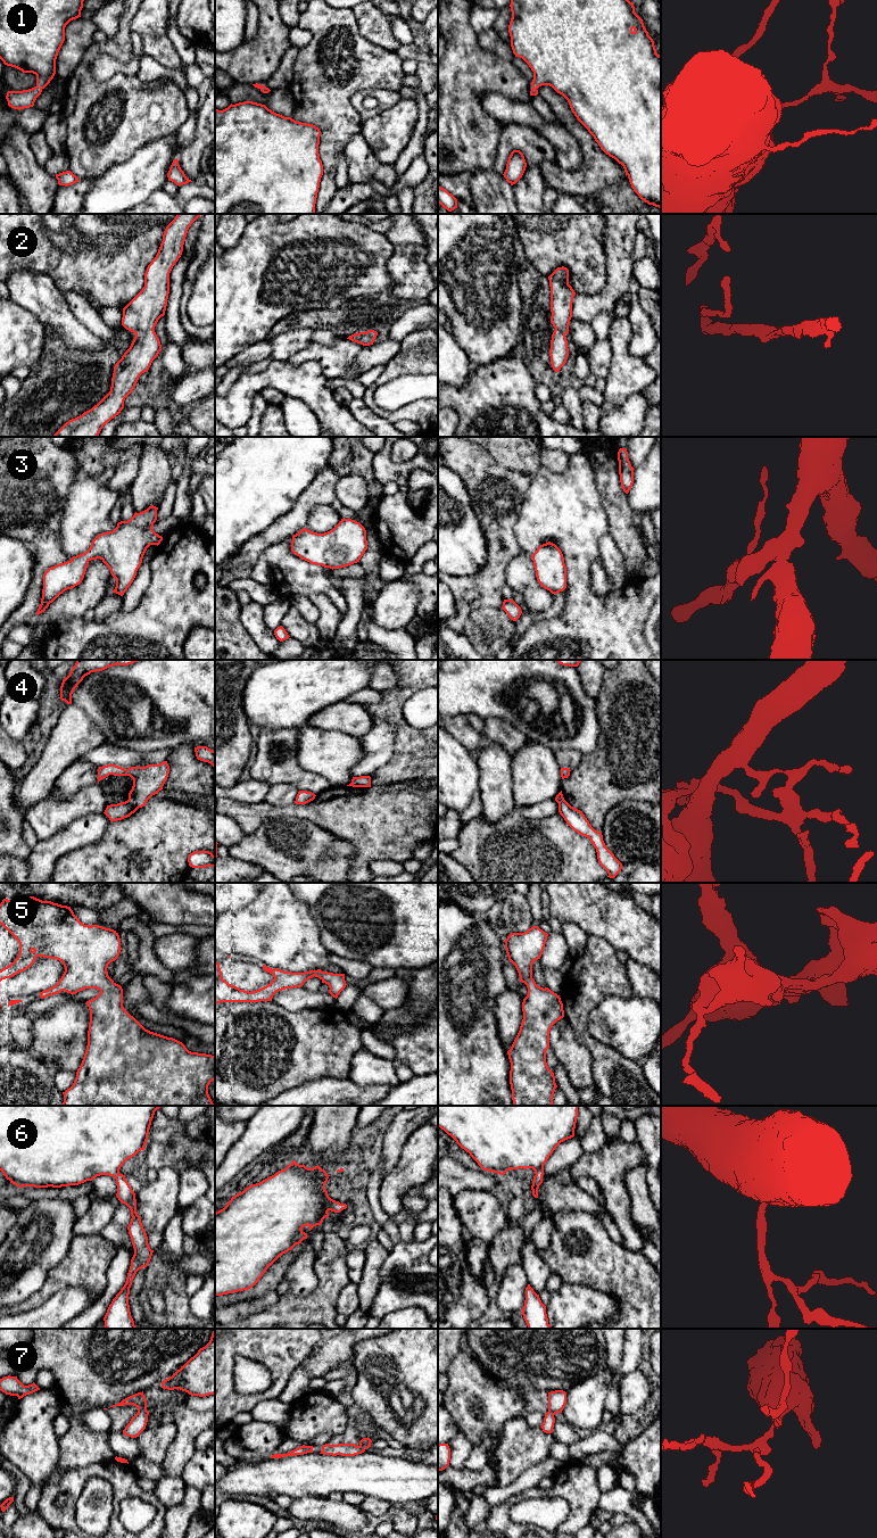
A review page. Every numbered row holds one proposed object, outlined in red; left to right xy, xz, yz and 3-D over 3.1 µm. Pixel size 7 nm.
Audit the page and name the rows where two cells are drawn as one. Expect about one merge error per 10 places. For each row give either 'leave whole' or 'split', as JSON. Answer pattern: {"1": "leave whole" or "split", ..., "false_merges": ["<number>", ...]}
{"1": "leave whole", "2": "leave whole", "3": "leave whole", "4": "split", "5": "leave whole", "6": "leave whole", "7": "leave whole", "false_merges": ["4"]}

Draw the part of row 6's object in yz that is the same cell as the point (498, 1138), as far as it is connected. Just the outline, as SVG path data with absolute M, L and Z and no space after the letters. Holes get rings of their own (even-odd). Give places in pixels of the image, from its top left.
M438 1106L438 1127L444 1130L448 1135L450 1135L456 1143L464 1149L470 1156L478 1163L478 1165L483 1169L493 1173L504 1175L510 1169L519 1168L532 1168L535 1171L535 1176L531 1185L532 1196L538 1198L538 1189L543 1183L544 1165L556 1149L556 1147L574 1136L574 1128L578 1117L578 1106Z

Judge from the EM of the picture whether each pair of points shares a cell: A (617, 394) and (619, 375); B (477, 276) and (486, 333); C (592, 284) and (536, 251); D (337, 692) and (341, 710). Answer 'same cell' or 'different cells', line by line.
A: same cell
B: same cell
C: same cell
D: different cells

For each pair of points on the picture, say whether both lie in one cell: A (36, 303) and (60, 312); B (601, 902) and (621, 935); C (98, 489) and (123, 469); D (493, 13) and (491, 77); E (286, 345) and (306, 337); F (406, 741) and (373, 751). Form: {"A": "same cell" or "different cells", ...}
{"A": "same cell", "B": "same cell", "C": "different cells", "D": "different cells", "E": "same cell", "F": "different cells"}

